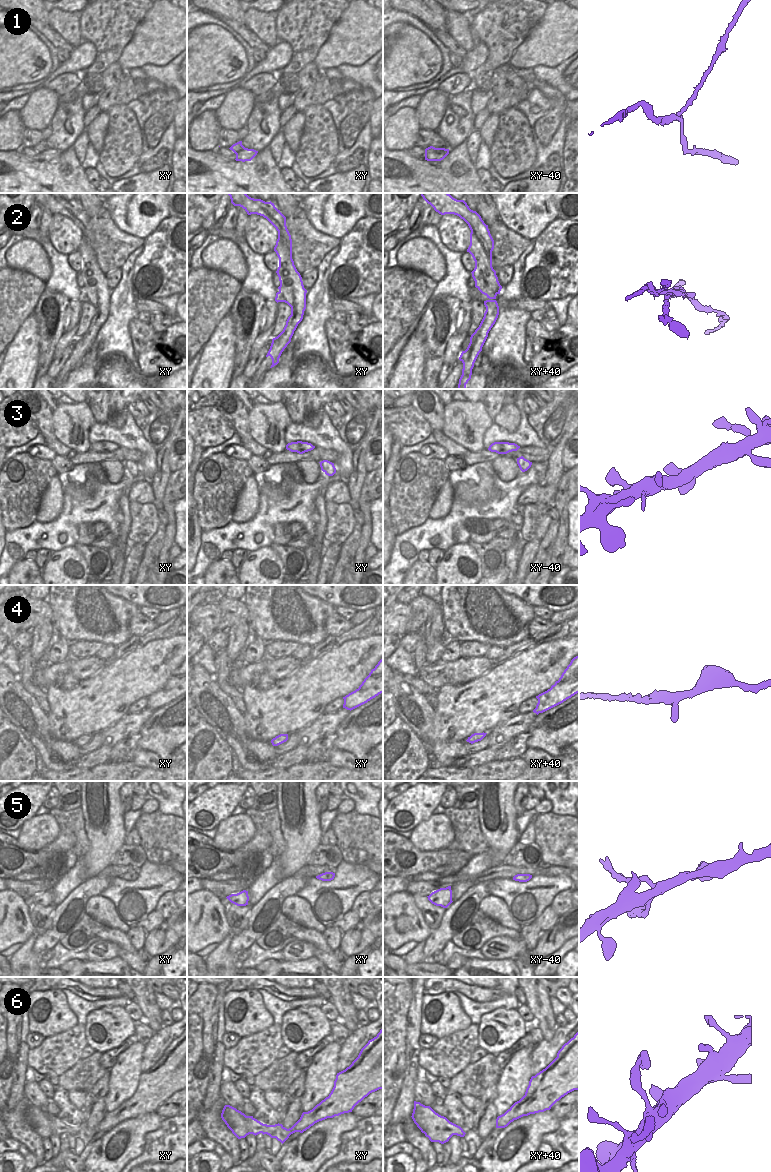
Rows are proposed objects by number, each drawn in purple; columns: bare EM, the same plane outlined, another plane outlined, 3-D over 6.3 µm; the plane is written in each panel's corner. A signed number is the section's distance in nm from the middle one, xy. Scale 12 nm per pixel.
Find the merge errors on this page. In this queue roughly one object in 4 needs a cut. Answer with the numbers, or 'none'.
1, 2.

